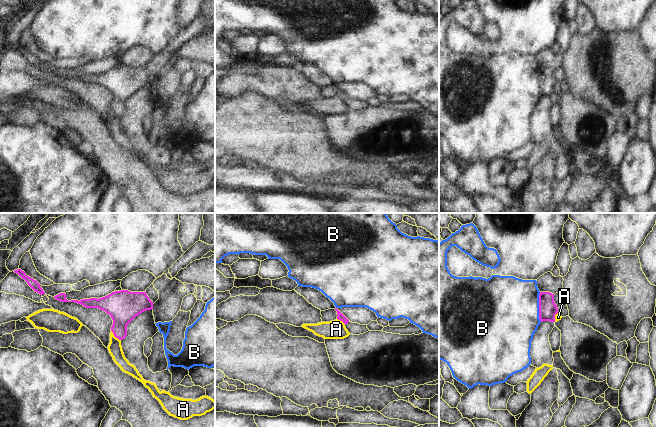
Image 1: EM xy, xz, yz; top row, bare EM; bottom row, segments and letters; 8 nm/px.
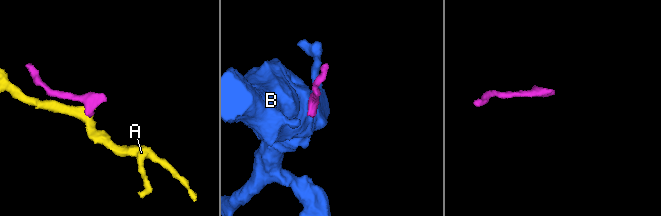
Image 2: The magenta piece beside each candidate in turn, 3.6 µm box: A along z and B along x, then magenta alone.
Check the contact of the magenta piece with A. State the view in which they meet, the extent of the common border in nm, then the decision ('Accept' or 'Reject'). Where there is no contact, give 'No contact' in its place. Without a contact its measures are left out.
Touches magenta in xy. Shared border 120 nm. Reject.

